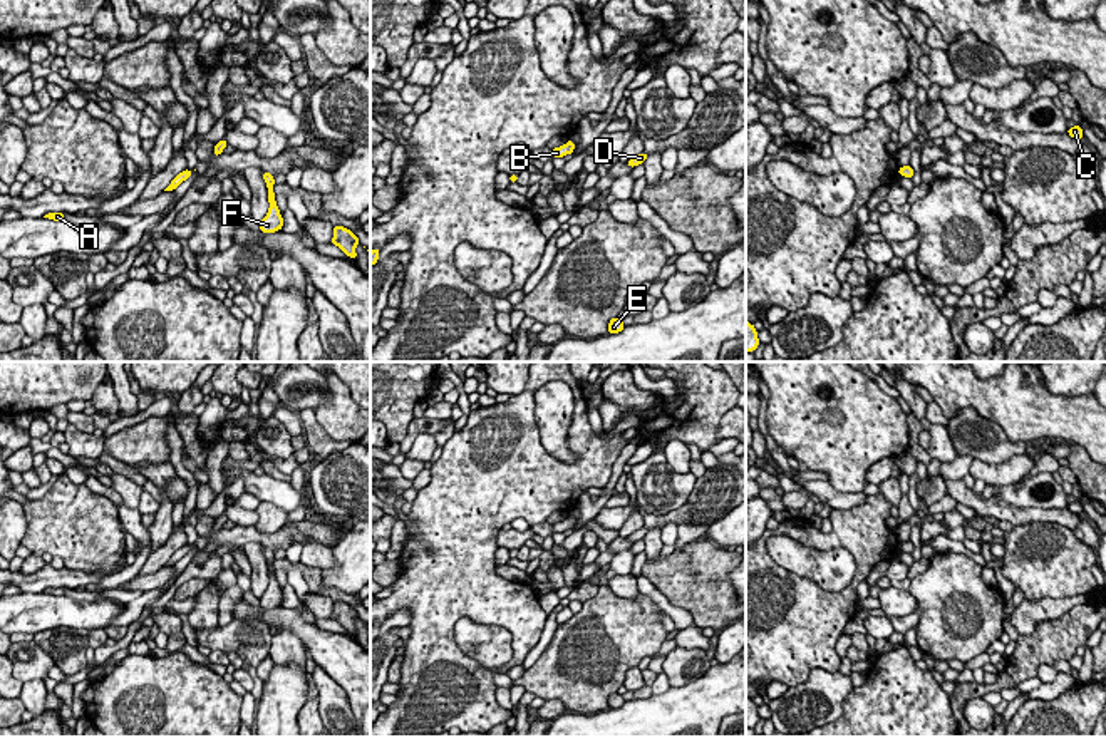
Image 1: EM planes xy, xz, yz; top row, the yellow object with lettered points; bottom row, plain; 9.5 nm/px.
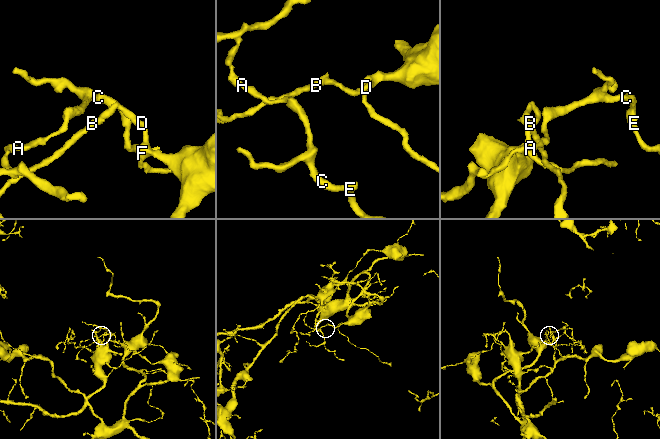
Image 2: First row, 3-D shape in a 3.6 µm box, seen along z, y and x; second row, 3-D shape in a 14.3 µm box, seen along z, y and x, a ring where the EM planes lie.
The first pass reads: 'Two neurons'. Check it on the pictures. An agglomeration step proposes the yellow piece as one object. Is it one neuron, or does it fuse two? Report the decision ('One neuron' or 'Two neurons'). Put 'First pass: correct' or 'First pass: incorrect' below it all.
One neuron
First pass: incorrect

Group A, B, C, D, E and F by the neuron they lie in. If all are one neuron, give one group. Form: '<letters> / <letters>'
A B C D E F

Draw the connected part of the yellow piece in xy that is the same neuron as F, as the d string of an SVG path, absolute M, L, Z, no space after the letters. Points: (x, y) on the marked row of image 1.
M263 171L263 179L265 179L266 188L268 188L270 208L268 208L266 216L260 223L260 231L275 233L275 231L280 231L283 228L283 218L280 214L280 209L278 209L276 201L275 201L275 193L273 193L275 179L273 179L273 174L270 174L266 171Z

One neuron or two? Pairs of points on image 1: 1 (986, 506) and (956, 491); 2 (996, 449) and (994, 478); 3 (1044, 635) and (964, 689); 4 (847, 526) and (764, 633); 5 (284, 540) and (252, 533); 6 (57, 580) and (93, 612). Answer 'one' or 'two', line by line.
1: one
2: two
3: one
4: one
5: one
6: two

